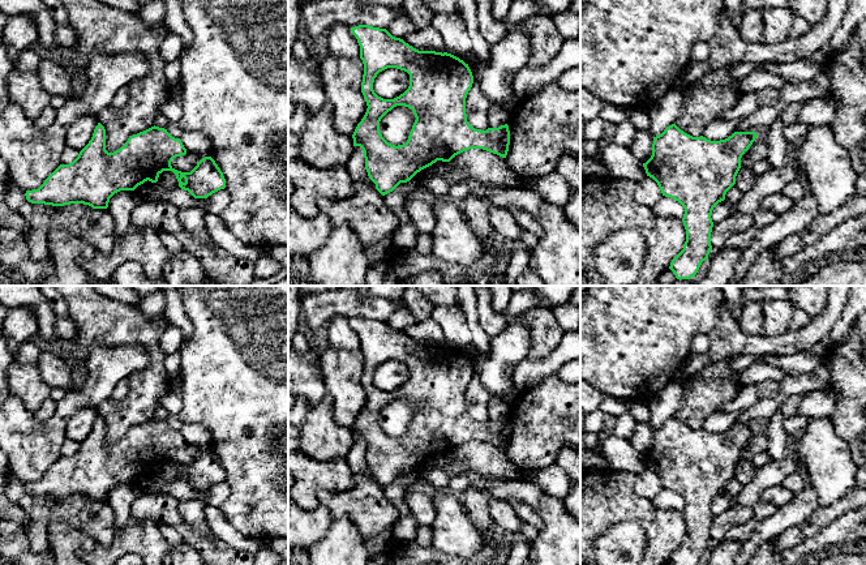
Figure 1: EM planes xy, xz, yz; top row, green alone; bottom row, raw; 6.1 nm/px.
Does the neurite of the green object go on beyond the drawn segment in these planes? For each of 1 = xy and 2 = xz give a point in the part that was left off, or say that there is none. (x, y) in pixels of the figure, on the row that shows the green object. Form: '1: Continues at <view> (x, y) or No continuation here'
1: No continuation here
2: No continuation here

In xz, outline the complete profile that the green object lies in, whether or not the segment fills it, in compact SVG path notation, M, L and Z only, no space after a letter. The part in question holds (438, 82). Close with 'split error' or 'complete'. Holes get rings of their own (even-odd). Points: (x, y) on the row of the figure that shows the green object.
M359 25L351 27L351 31L360 46L360 59L364 64L361 93L368 106L352 134L353 146L363 149L368 176L382 196L393 192L400 183L410 181L437 160L450 162L470 149L483 149L506 158L510 145L507 124L481 130L467 121L466 98L473 84L468 64L447 52L419 51L403 39L393 37L386 29ZM387 68L410 74L408 89L394 99L383 99L373 90L374 78ZM396 106L411 108L416 117L407 142L398 146L389 144L380 132L381 119Z; complete

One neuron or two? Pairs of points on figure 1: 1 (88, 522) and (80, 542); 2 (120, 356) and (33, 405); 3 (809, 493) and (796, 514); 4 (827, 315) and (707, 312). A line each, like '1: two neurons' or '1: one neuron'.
1: two neurons
2: two neurons
3: one neuron
4: two neurons

